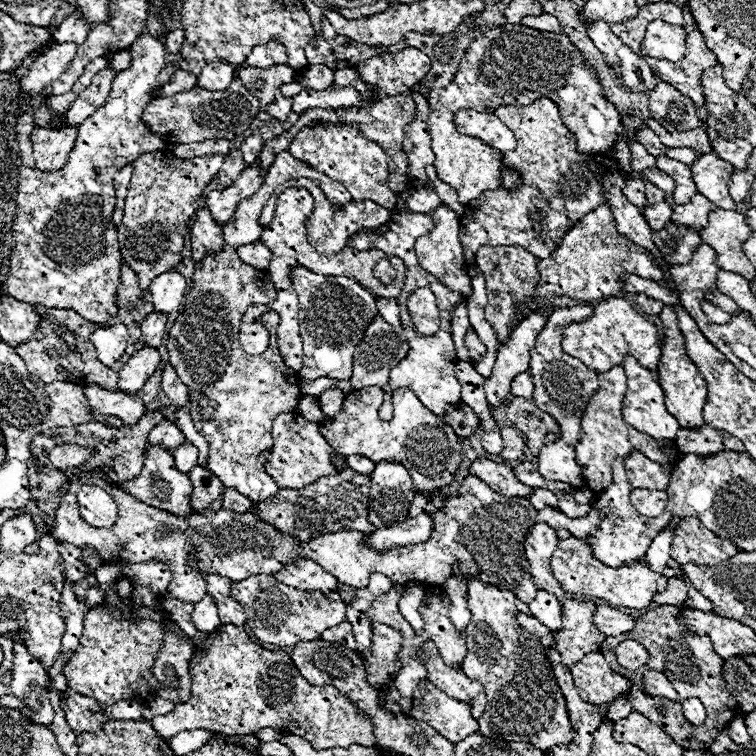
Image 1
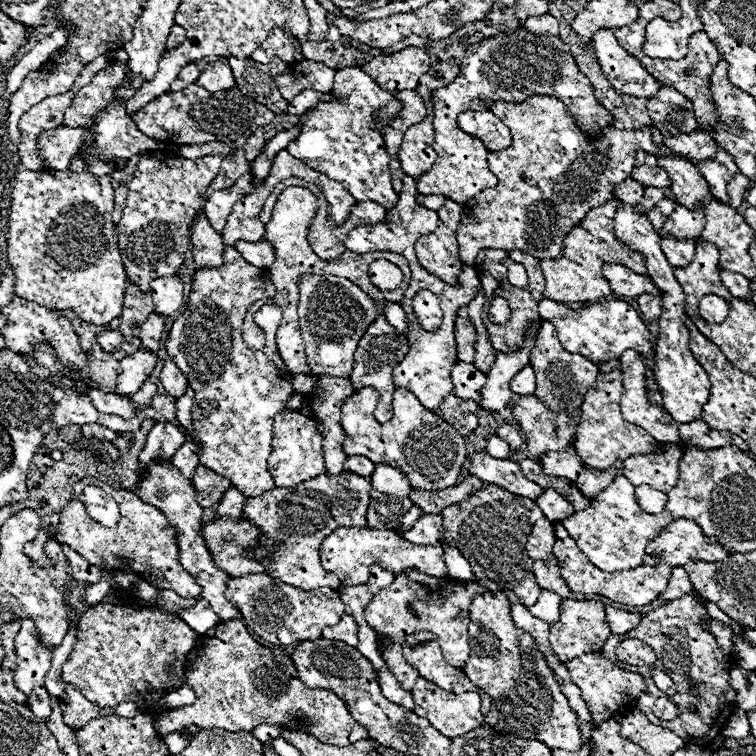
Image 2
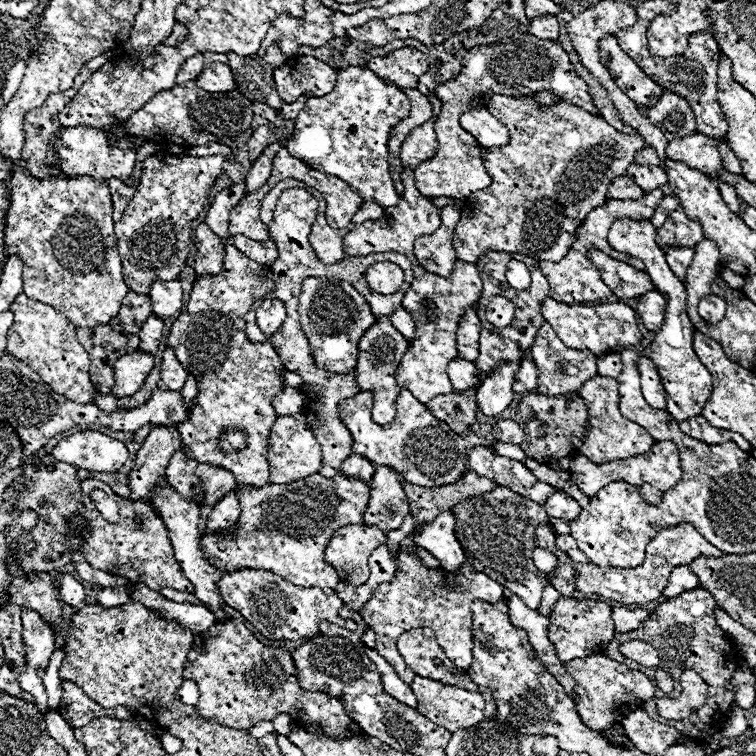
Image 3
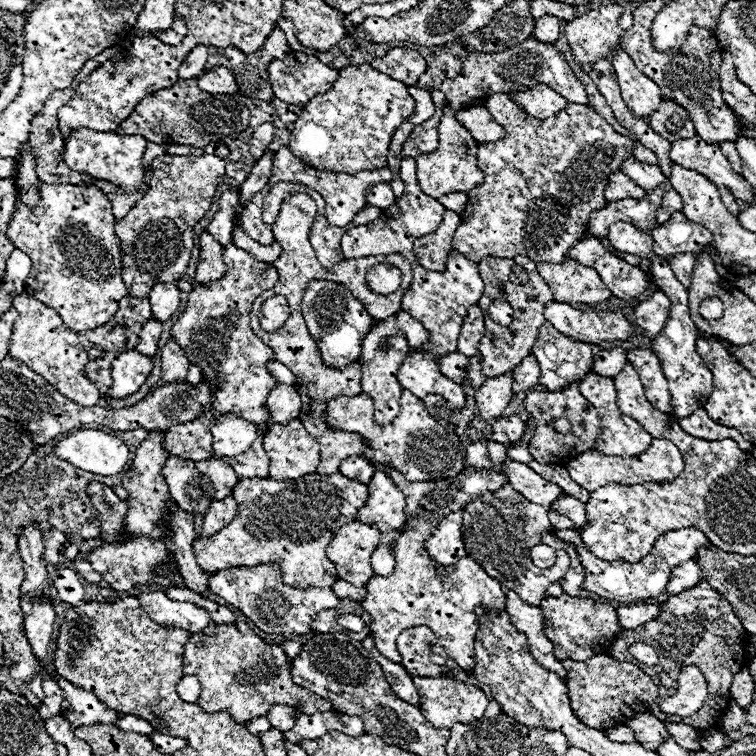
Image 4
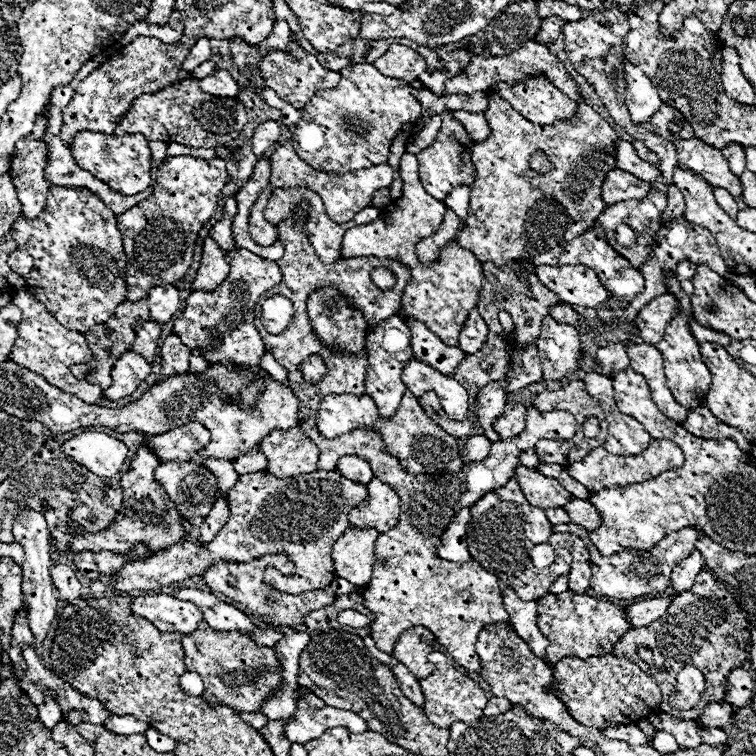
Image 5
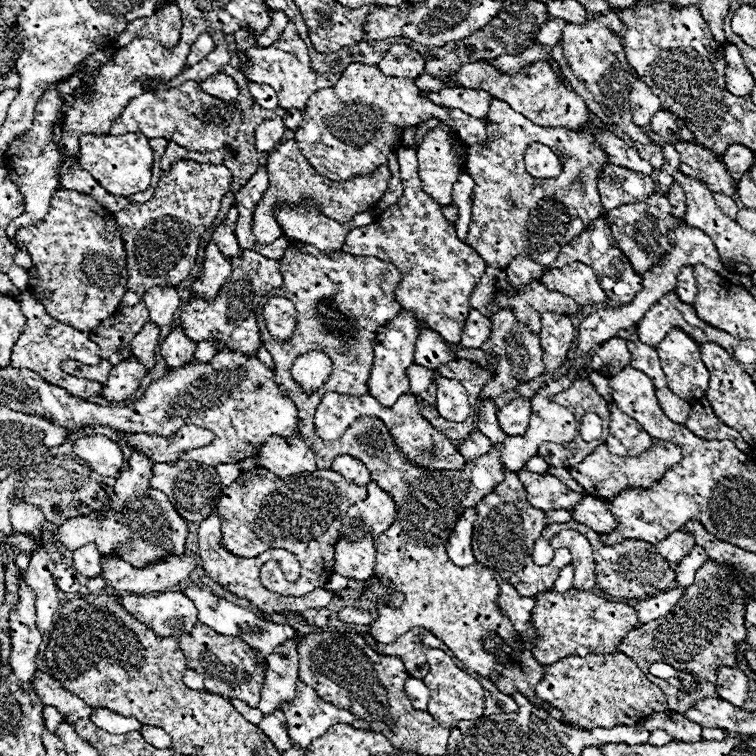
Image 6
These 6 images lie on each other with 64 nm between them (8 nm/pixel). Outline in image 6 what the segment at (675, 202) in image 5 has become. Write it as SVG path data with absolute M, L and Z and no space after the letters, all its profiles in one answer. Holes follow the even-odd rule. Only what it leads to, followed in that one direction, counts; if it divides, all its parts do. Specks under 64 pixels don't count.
M674 182L674 184L670 186L666 198L668 198L668 202L670 202L672 208L674 208L674 210L672 210L674 216L684 216L684 214L686 214L686 196L684 196L684 190L682 190L682 186L680 186L678 182Z

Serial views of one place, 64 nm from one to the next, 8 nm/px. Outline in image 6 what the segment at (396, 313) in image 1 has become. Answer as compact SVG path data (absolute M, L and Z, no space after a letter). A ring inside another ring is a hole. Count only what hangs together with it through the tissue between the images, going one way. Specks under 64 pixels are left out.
M424 328L416 340L414 362L426 368L438 368L440 364L450 360L456 360L456 358L448 352L448 346L444 344L444 340L440 340L440 336L430 328Z

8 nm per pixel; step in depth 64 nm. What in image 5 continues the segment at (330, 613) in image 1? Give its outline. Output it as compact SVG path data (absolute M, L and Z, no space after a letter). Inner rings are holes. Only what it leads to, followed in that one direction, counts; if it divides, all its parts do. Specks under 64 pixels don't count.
M274 554L274 556L262 556L258 560L252 560L252 562L246 562L246 564L234 564L234 562L228 562L228 560L218 560L214 562L206 572L204 572L204 580L210 588L222 592L224 596L244 604L248 608L248 612L254 616L254 620L258 622L264 622L266 626L296 626L296 624L302 624L304 622L304 616L312 610L318 610L318 608L326 608L326 606L332 606L334 600L336 600L336 594L330 590L330 588L324 588L324 590L310 590L306 594L298 594L298 596L292 596L292 594L282 594L270 586L264 584L262 580L262 574L264 574L264 568L272 564L276 566L282 574L290 576L290 564L294 564L288 556L284 554Z

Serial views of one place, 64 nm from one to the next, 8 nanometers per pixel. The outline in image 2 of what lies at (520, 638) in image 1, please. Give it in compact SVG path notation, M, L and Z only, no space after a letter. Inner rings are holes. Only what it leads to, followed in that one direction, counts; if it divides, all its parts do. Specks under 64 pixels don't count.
M498 592L496 596L492 596L492 594L474 596L474 600L470 604L468 636L470 636L472 652L470 652L470 660L464 666L464 672L474 684L478 684L478 688L482 688L484 692L488 692L492 696L492 708L484 716L484 724L494 726L504 732L510 732L510 734L516 734L516 736L522 736L522 738L542 740L550 748L560 748L560 750L570 750L570 752L580 750L582 748L582 732L578 726L578 716L570 708L570 702L566 700L558 682L554 680L554 674L548 668L544 656L538 652L534 638L528 632L514 626L512 616L510 616L510 600L504 592Z

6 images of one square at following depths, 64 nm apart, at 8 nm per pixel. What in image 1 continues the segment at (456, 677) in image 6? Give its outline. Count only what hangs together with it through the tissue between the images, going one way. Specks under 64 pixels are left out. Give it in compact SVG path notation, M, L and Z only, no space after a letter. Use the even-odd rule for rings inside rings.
M422 680L418 688L414 688L412 704L416 706L410 710L414 718L428 722L436 732L454 744L478 730L478 720L472 716L472 706L446 696L428 680Z

